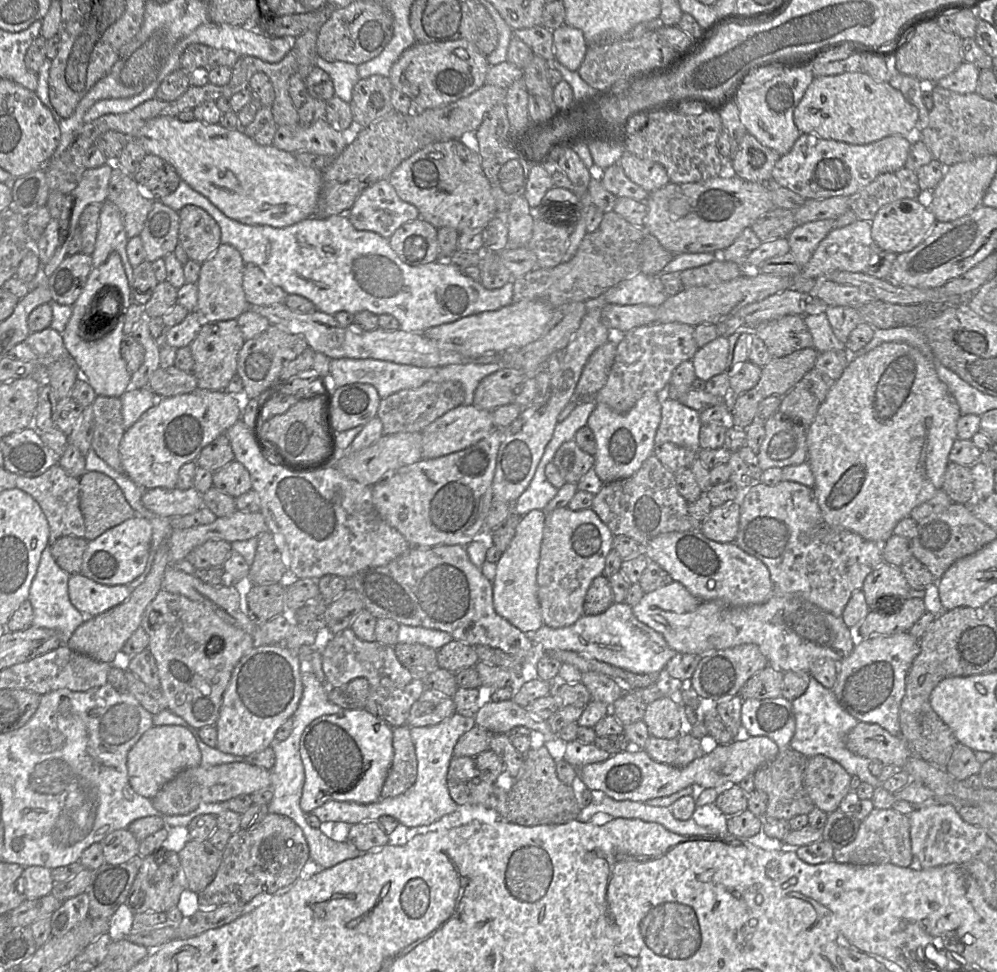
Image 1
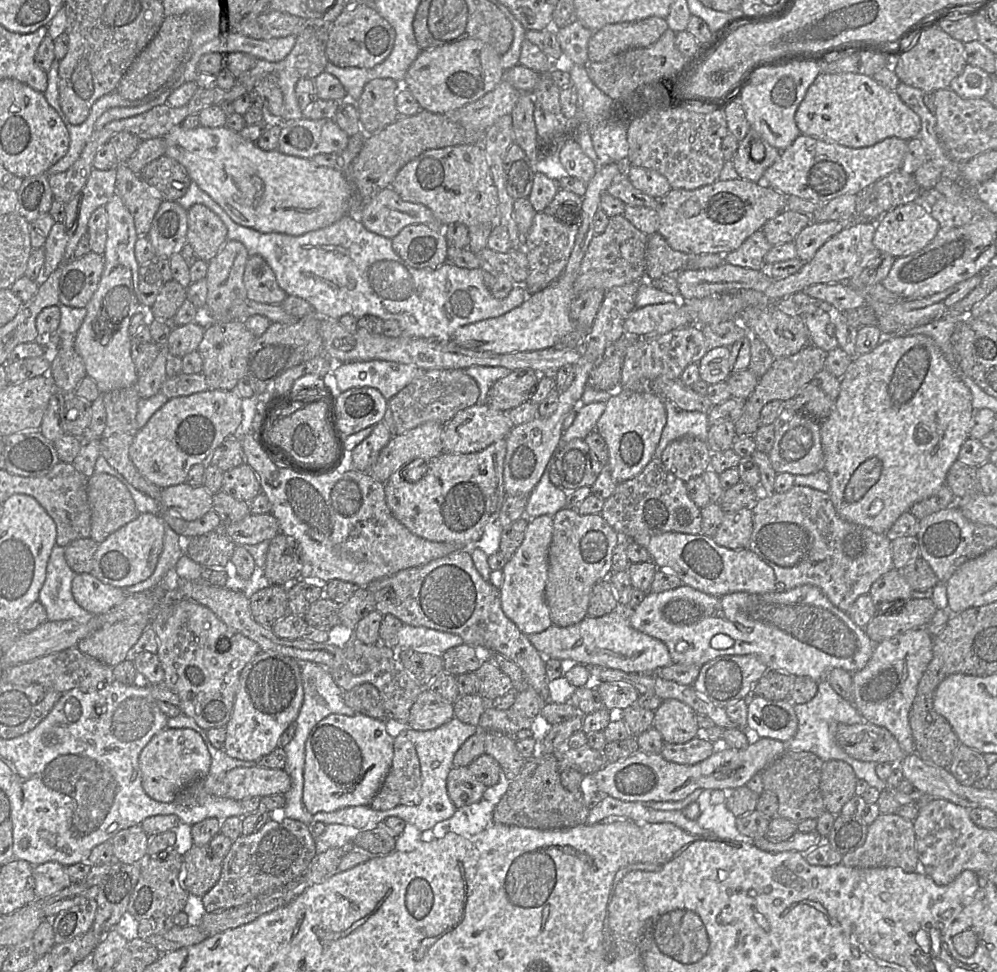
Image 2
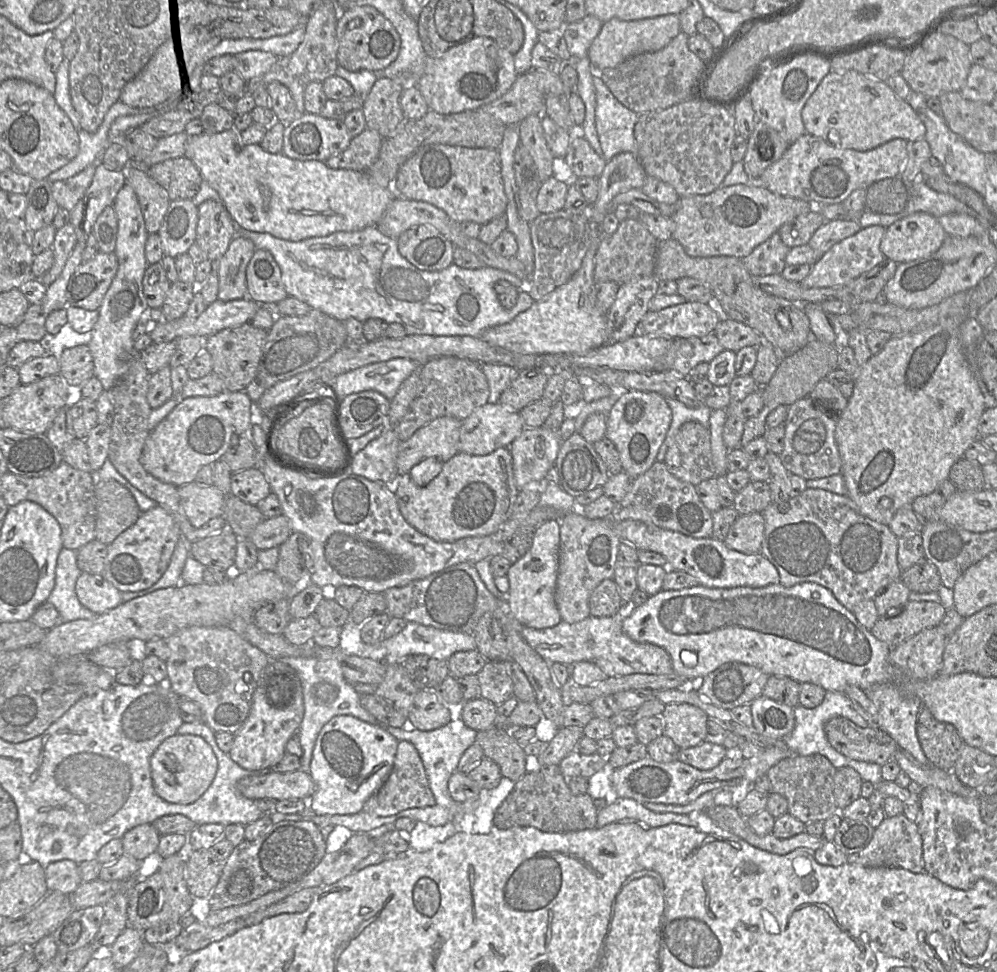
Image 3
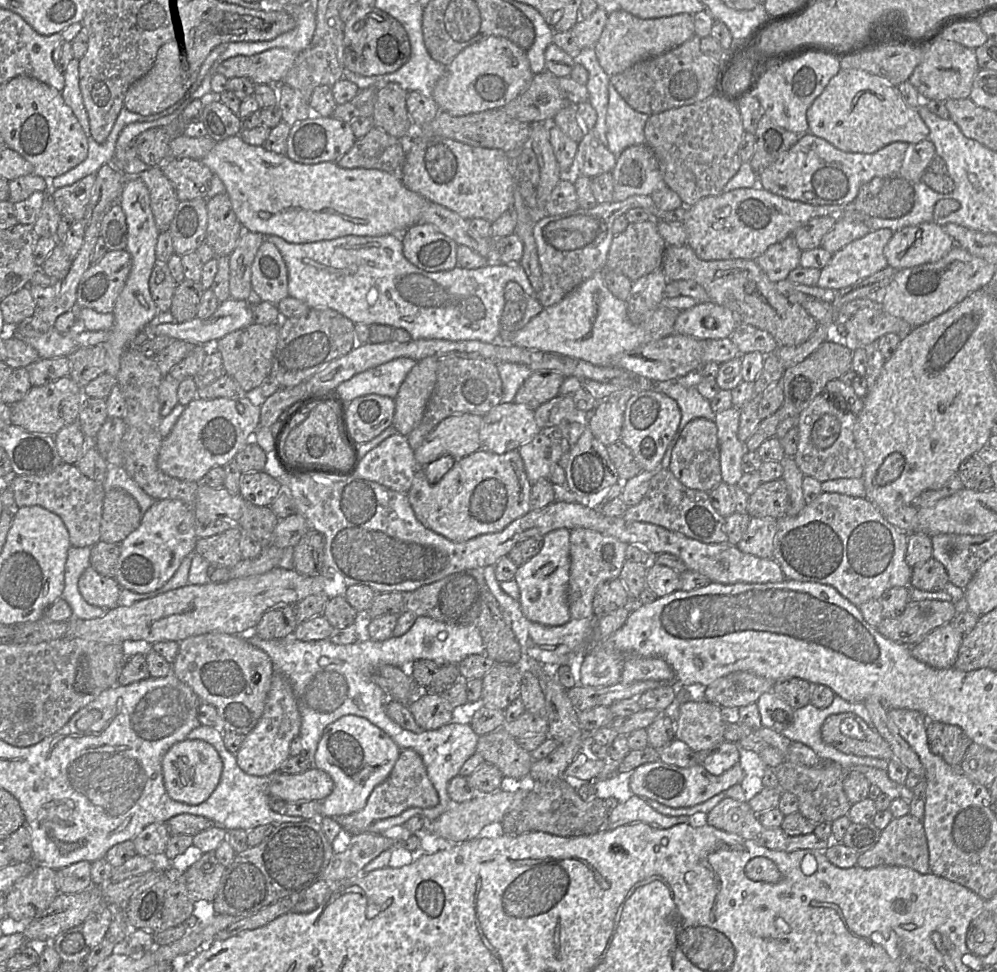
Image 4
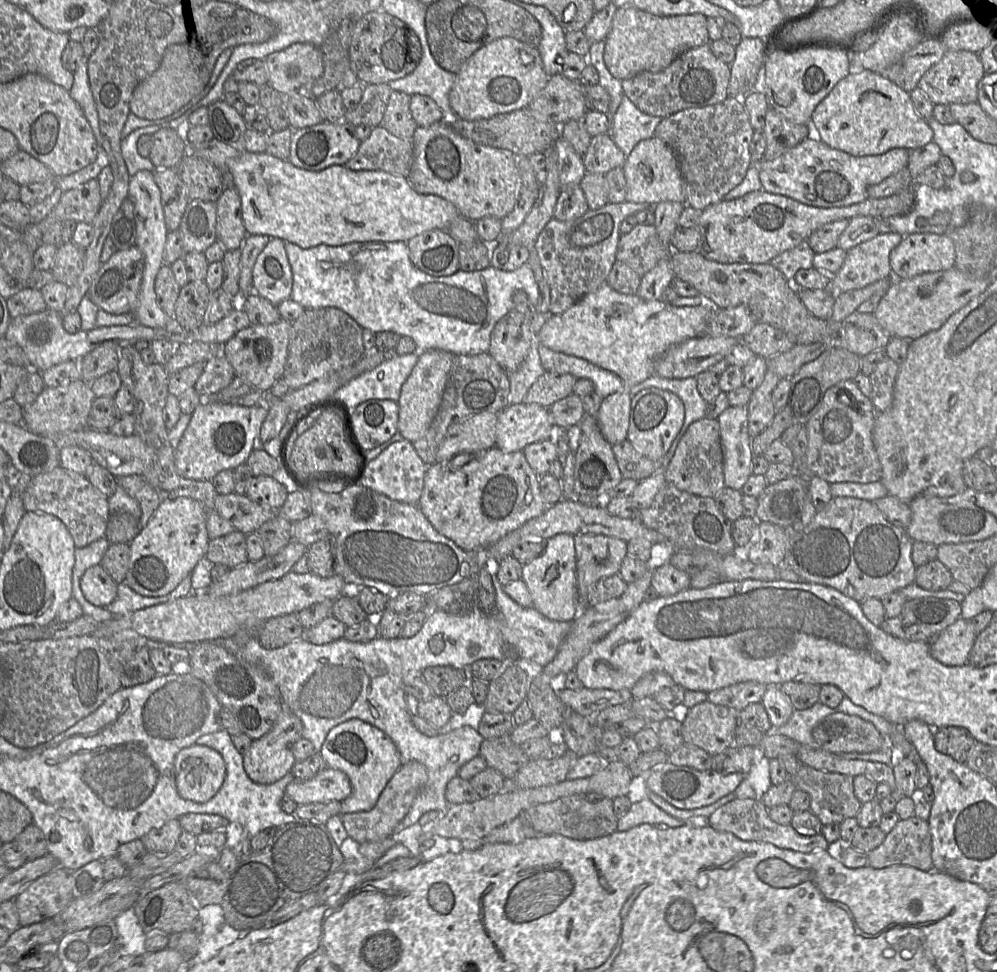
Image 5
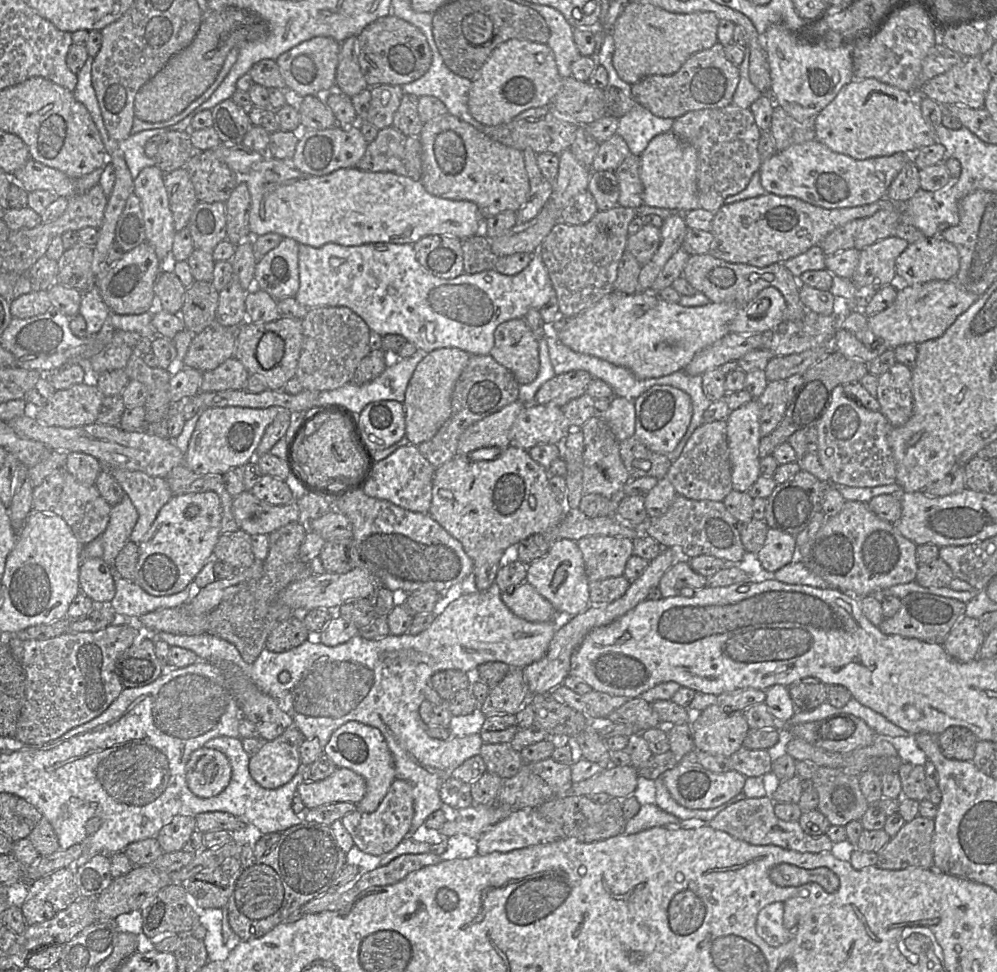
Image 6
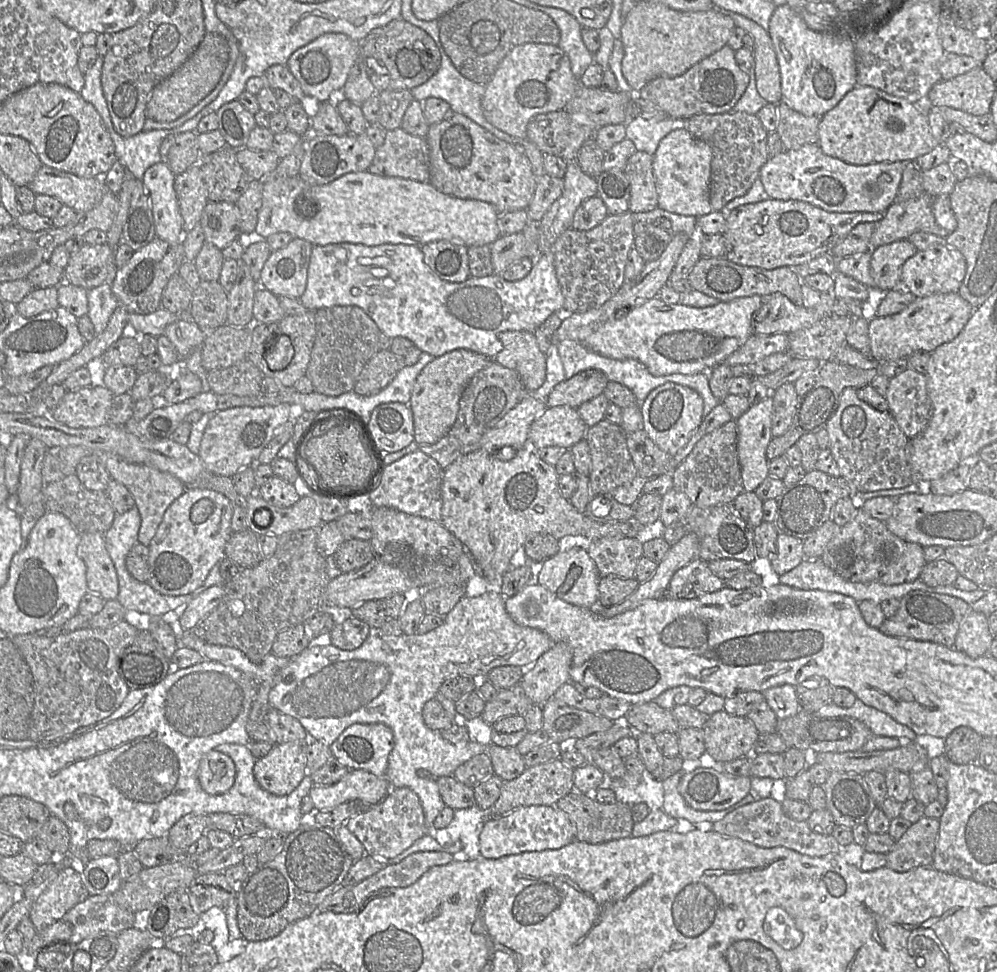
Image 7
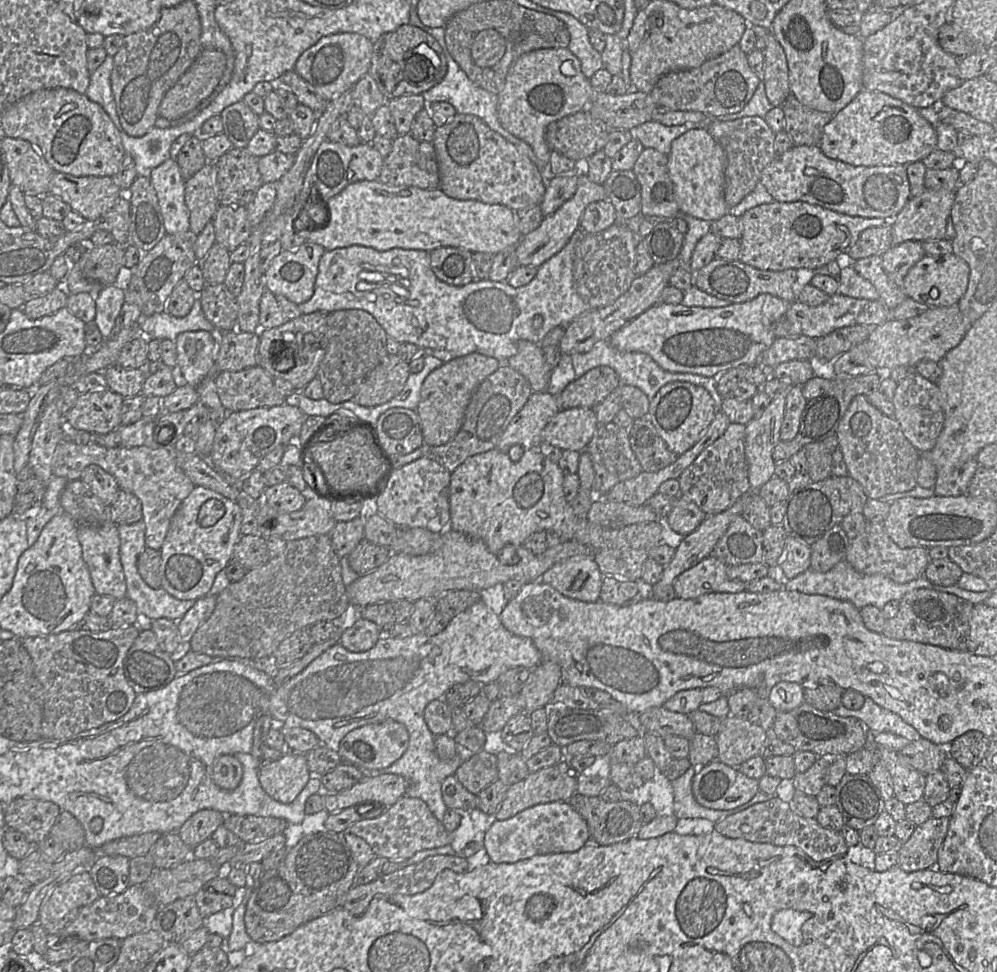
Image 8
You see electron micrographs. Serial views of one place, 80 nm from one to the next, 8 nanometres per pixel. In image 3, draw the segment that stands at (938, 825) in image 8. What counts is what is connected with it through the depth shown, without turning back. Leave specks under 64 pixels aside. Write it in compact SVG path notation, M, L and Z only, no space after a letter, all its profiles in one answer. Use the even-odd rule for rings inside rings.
M902 814L885 817L874 830L870 843L860 852L847 856L848 864L865 867L903 868L913 873L924 873L923 841L916 822L912 822Z

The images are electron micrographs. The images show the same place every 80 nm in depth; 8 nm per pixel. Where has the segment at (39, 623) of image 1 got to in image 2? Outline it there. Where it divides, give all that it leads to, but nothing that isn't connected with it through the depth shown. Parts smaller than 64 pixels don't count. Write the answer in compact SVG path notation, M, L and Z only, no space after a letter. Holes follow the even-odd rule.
M54 546L46 567L46 578L39 591L40 602L47 614L47 621L77 620L87 622L92 614L75 601L71 586L76 573L68 566L64 547Z

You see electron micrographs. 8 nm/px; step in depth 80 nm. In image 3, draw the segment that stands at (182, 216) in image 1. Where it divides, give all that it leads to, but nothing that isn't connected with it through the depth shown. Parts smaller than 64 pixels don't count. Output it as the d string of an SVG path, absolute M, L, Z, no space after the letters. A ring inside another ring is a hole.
M208 200L198 207L196 240L208 260L217 262L237 237L235 222L222 201Z

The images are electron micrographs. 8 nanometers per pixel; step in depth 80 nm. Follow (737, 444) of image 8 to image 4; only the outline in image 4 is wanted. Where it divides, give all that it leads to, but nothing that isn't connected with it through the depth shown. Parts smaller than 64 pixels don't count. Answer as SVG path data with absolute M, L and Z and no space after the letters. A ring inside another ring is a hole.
M694 418L685 425L672 450L668 469L690 489L708 492L722 482L717 427L714 421Z

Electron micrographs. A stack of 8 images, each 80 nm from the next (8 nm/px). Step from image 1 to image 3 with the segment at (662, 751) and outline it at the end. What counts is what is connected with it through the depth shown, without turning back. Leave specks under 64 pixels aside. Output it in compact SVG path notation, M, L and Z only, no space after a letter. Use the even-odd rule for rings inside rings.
M704 741L694 747L680 748L677 759L699 770L710 770L718 766L727 753L723 745Z

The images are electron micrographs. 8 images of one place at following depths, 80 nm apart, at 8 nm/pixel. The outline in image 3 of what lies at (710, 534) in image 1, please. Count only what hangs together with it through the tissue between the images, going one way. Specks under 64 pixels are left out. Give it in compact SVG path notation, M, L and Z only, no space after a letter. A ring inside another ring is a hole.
M760 513L739 515L723 543L744 554L760 554L764 531L765 522Z

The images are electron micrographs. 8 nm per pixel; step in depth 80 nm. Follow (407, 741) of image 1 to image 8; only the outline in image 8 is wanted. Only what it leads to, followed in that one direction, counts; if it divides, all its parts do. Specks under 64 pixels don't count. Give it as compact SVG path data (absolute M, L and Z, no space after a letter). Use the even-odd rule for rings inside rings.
M406 795L378 817L353 823L347 832L365 840L375 856L388 859L406 859L419 851L450 844L450 832L433 815L427 804L419 798Z

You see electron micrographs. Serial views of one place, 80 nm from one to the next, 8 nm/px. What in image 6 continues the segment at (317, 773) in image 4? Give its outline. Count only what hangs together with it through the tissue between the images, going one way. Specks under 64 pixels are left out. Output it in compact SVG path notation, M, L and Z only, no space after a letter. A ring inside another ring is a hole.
M337 767L323 780L301 783L297 788L297 794L306 809L338 802L357 805L366 794L366 782L354 771Z

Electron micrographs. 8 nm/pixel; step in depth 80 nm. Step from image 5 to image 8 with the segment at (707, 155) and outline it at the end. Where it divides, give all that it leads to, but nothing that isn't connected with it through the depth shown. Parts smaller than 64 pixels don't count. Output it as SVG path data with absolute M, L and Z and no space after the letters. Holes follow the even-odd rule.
M756 116L732 121L711 120L706 130L721 145L726 155L724 198L730 209L754 190L760 182L763 169L777 157L775 133L763 118Z

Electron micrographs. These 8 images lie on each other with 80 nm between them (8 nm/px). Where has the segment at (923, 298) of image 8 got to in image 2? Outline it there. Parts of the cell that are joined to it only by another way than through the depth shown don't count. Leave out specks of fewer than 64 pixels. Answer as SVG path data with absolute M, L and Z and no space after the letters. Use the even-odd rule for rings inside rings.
M921 201L898 206L885 213L876 223L873 243L881 252L894 258L906 257L923 249L937 235L940 225Z

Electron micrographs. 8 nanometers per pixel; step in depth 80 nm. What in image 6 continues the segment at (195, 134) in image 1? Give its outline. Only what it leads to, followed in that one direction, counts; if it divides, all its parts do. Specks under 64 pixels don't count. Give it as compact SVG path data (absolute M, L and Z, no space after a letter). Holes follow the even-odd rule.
M267 156L242 177L251 197L249 229L253 237L276 233L299 244L322 247L328 243L359 246L370 243L414 244L429 235L450 235L460 239L478 234L484 217L468 200L451 200L428 193L419 180L393 172L370 172L356 167L340 168L324 176L299 171L290 161Z

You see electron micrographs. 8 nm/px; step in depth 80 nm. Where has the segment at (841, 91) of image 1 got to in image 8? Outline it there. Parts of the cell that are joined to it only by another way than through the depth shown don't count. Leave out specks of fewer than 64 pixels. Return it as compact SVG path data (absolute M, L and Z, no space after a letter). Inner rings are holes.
M862 89L825 125L819 147L826 157L856 167L906 166L935 151L937 135L917 109L885 93Z

